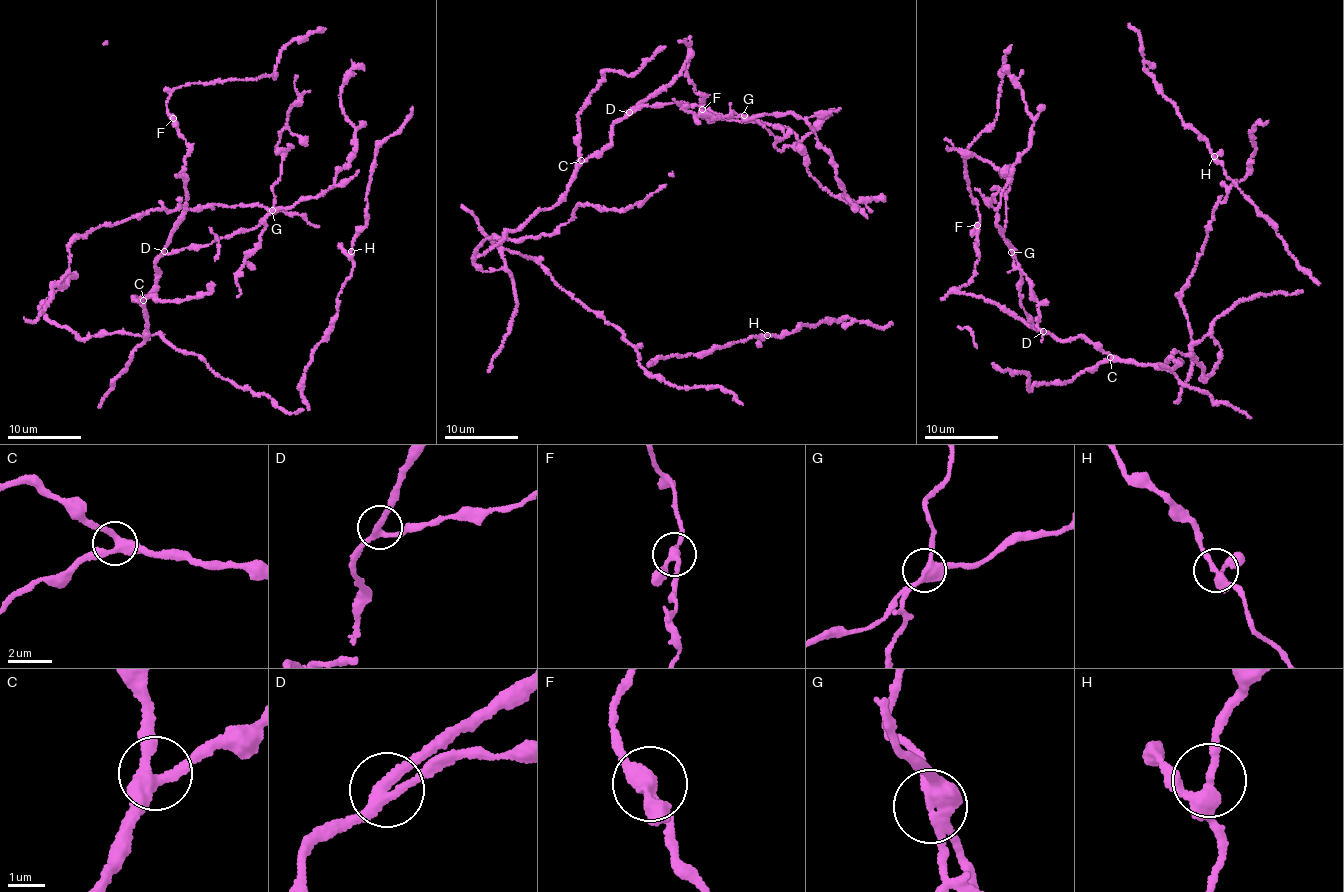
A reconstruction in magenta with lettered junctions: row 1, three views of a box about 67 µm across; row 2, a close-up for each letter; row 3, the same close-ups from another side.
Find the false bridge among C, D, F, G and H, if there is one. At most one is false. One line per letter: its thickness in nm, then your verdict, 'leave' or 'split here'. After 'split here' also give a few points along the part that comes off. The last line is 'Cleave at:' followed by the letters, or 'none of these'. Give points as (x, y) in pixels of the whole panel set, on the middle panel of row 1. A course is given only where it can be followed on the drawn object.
C: calibre 360 nm; leave
D: calibre 280 nm; leave
F: calibre 280 nm; leave
G: calibre 360 nm; split here; course (744, 115), (750, 118), (753, 116), (777, 140), (774, 145), (780, 150), (804, 139), (830, 114)
H: calibre 280 nm; leave
Cleave at: G

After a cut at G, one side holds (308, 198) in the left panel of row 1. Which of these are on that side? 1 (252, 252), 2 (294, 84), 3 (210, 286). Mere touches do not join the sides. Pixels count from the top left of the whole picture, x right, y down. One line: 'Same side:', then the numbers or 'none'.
Same side: 3

